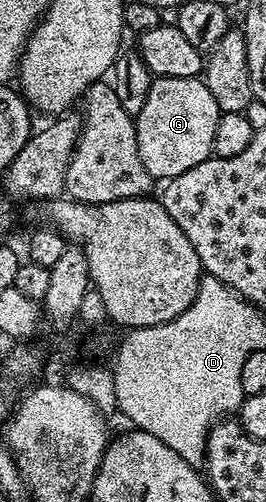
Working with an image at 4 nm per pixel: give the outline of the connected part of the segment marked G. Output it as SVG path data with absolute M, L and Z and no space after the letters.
M152 78L149 97L145 97L141 113L134 116L137 153L141 153L141 165L145 165L152 180L172 179L212 158L213 132L220 114L202 78Z

